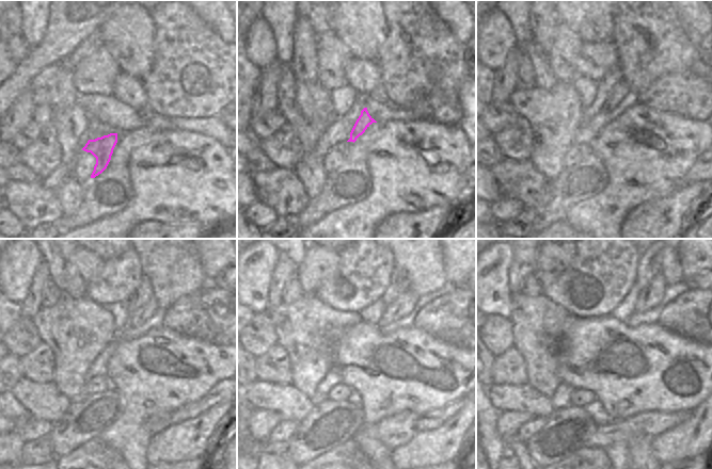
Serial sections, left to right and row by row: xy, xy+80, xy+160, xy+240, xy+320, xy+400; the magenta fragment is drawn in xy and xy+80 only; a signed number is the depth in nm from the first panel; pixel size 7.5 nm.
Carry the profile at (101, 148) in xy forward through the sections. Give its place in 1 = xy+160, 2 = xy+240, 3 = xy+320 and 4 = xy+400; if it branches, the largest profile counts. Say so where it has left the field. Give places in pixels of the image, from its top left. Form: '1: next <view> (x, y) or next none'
1: next xy+160 (620, 97)
2: next xy+240 (140, 318)
3: next xy+320 (405, 304)
4: next xy+400 (651, 295)

